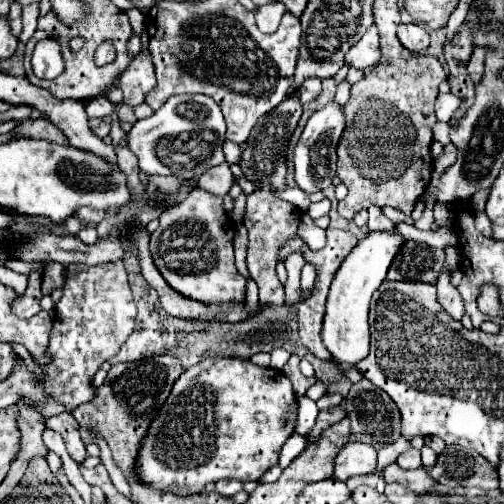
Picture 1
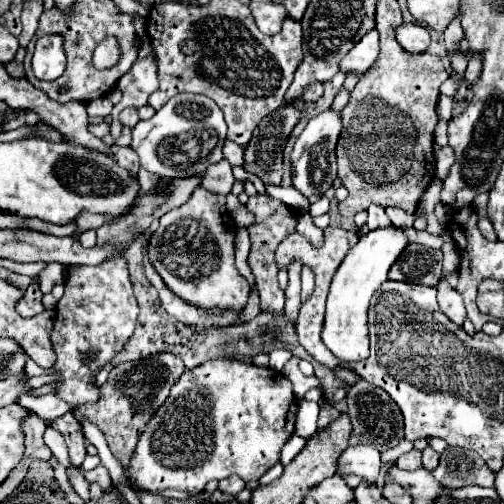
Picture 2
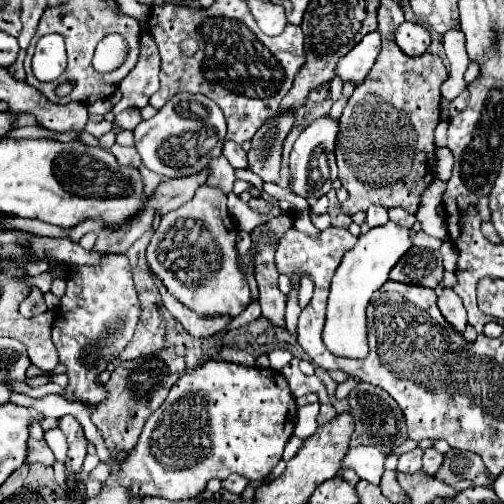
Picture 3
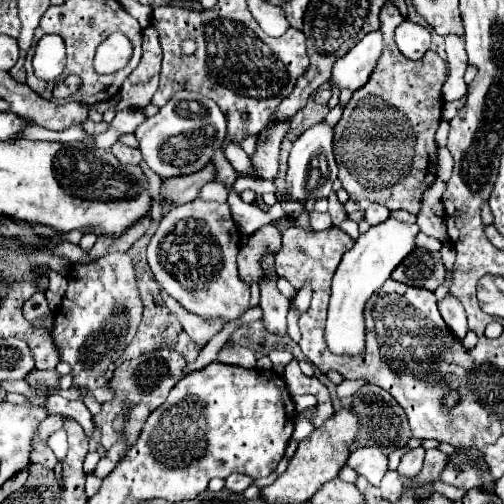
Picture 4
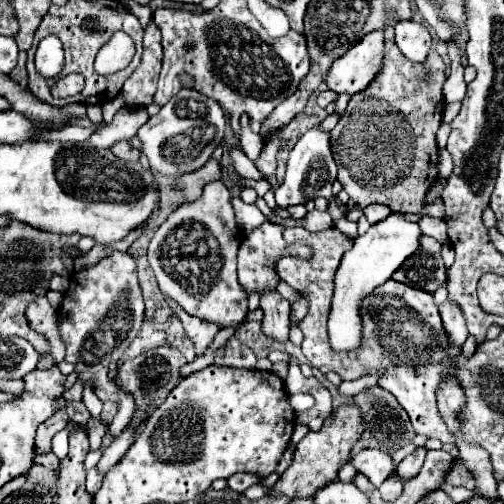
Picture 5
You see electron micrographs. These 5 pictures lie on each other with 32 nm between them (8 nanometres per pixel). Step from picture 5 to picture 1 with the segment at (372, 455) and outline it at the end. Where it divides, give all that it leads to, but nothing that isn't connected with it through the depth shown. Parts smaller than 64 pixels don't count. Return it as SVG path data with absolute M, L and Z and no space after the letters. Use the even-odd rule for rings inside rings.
M348 442L334 458L334 478L346 482L356 474L376 470L376 450L364 442Z

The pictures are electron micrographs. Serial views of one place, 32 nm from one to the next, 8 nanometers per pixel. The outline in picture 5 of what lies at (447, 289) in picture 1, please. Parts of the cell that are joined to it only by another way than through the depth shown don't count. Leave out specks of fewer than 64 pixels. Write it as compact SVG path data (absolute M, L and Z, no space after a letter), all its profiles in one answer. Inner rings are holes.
M446 300L444 304L438 306L440 310L440 316L442 316L442 322L444 322L444 328L448 332L448 338L450 338L450 354L456 356L468 336L468 330L466 330L466 320L464 320L464 314L462 310L456 306L456 302L452 304L452 300Z

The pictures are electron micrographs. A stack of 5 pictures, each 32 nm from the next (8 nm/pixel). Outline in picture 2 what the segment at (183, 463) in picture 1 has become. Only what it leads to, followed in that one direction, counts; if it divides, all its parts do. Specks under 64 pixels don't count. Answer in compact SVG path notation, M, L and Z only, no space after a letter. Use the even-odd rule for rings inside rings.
M232 358L206 360L200 366L186 370L172 386L168 400L158 408L156 416L152 416L148 428L144 428L144 436L140 436L140 444L136 446L126 476L130 482L134 480L136 488L172 498L200 494L210 480L230 476L240 476L244 482L256 482L280 460L280 450L294 432L298 410L294 400L292 384L282 372Z

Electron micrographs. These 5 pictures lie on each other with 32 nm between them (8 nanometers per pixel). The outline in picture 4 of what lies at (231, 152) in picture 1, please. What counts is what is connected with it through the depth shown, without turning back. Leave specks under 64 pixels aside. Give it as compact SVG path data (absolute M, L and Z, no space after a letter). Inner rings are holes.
M228 142L226 148L224 148L224 156L228 158L228 162L232 164L232 168L234 168L236 172L254 174L254 172L252 172L252 166L250 166L250 158L248 158L248 154L242 150L240 144Z

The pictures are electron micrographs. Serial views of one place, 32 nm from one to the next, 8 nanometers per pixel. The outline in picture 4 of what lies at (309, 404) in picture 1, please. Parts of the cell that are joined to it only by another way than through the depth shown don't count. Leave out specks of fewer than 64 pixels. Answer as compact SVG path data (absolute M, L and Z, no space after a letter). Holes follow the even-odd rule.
M314 406L300 412L296 422L294 422L294 436L292 436L294 440L300 442L300 440L304 440L304 438L310 436L310 432L314 430L314 424L306 418L306 415L315 412L315 410L316 407Z

